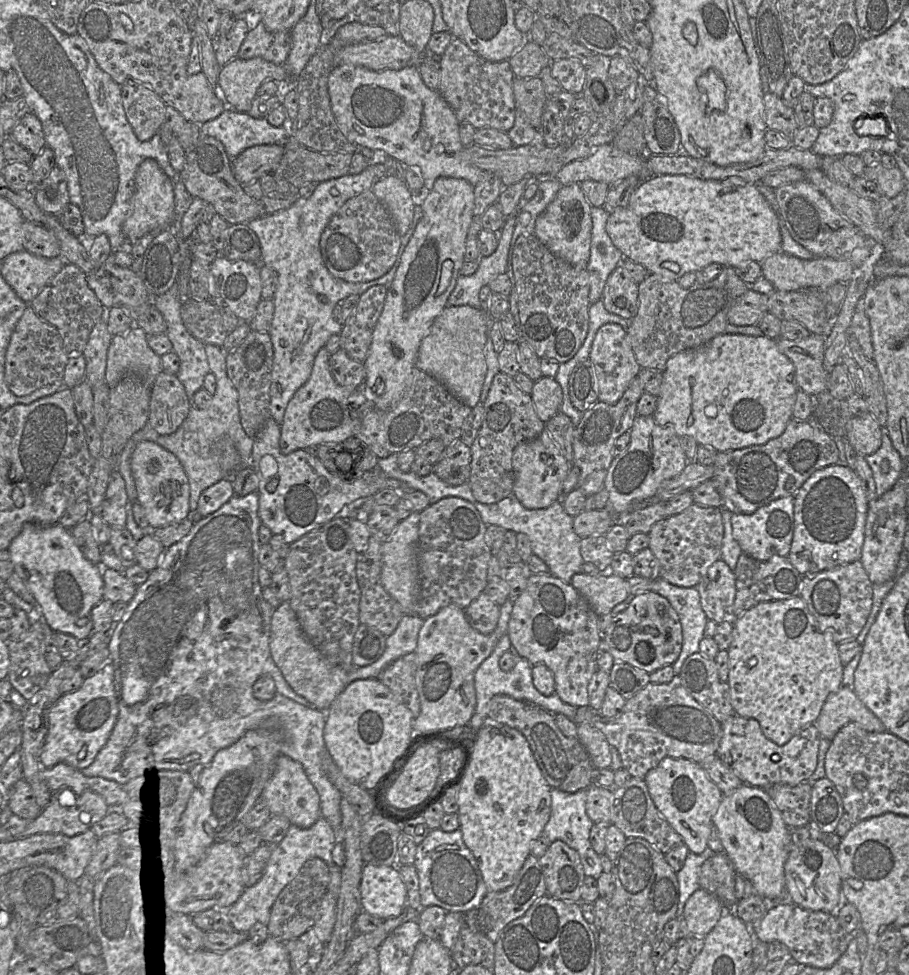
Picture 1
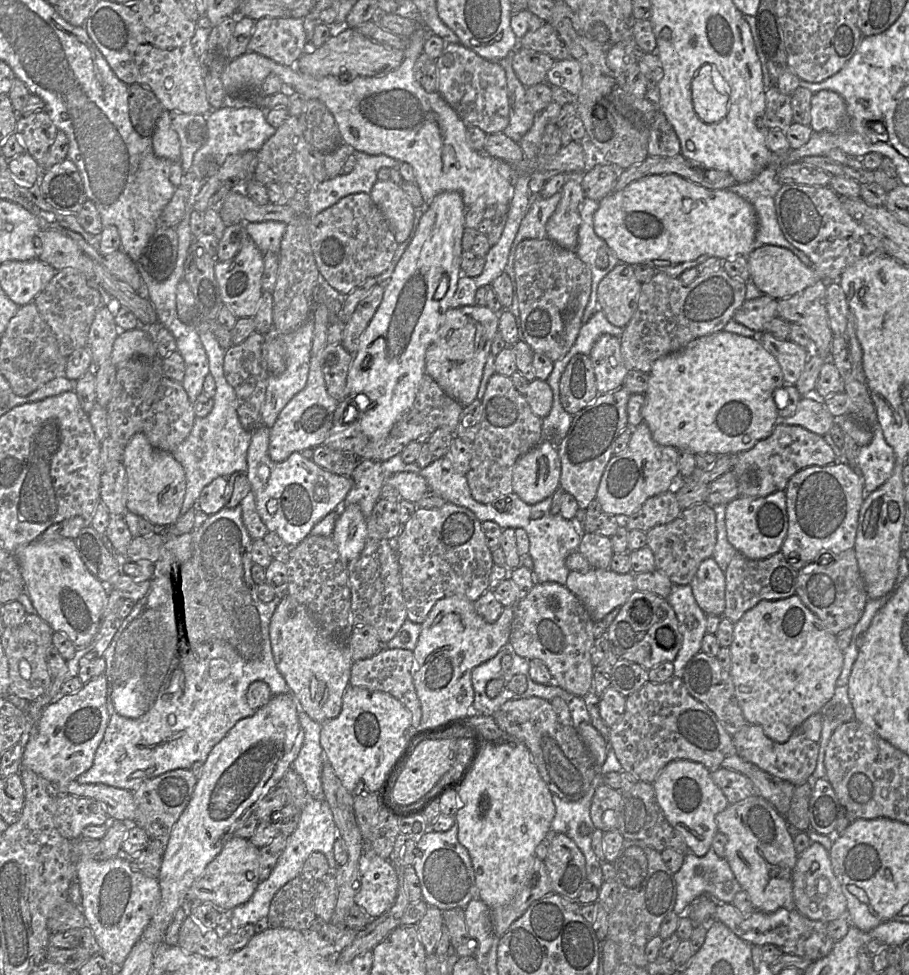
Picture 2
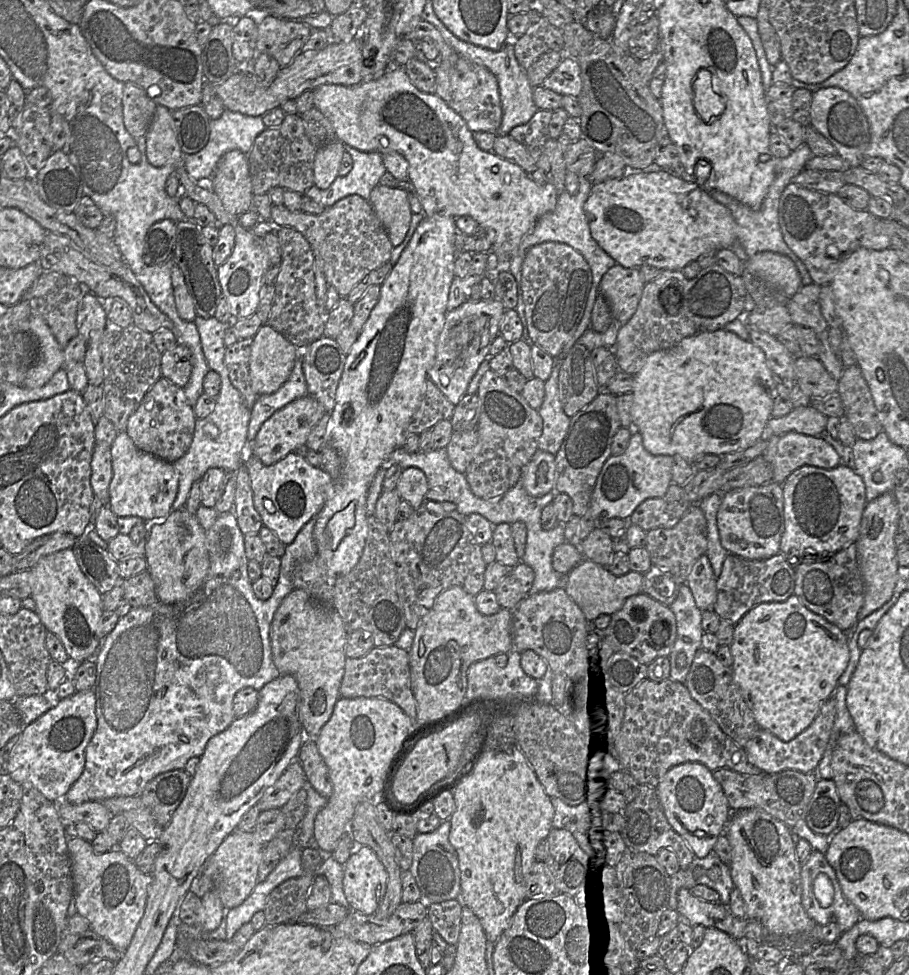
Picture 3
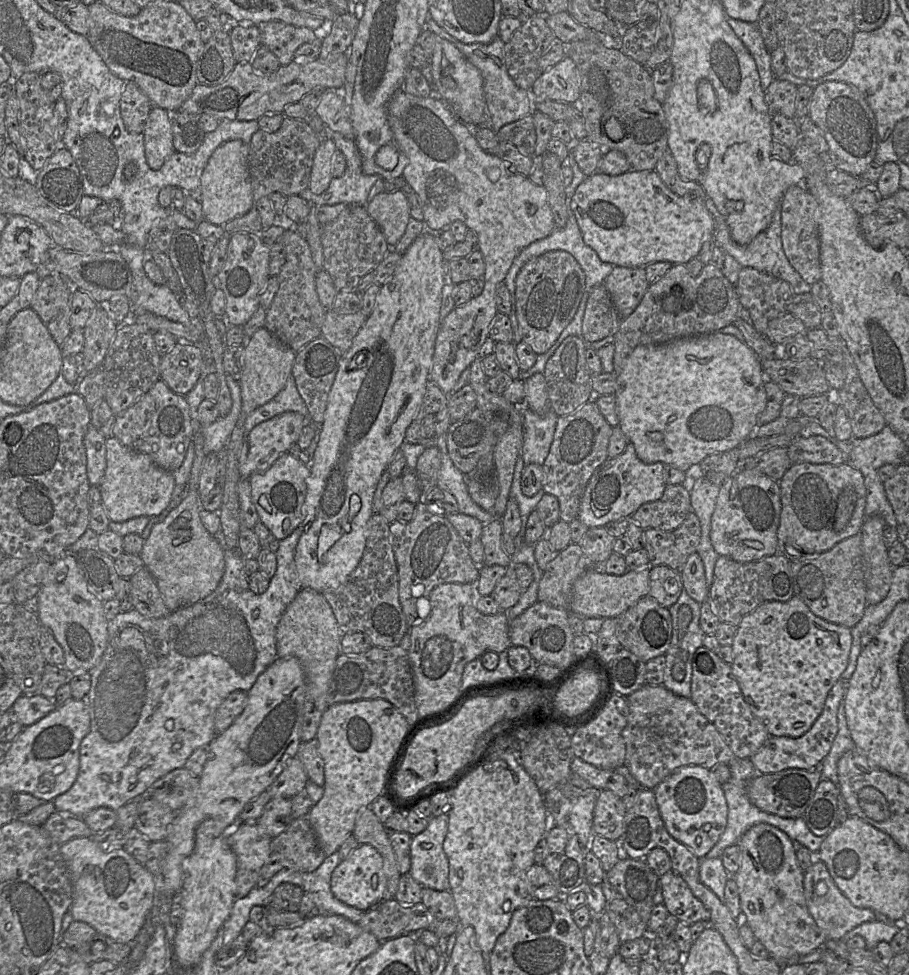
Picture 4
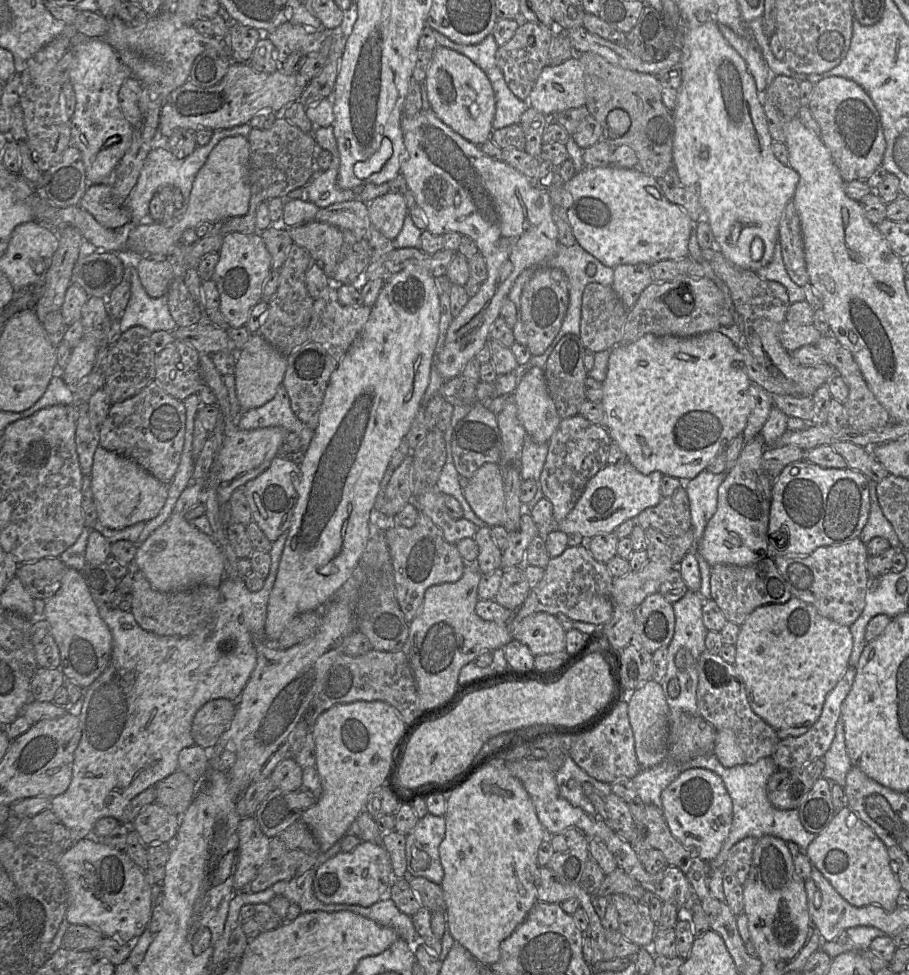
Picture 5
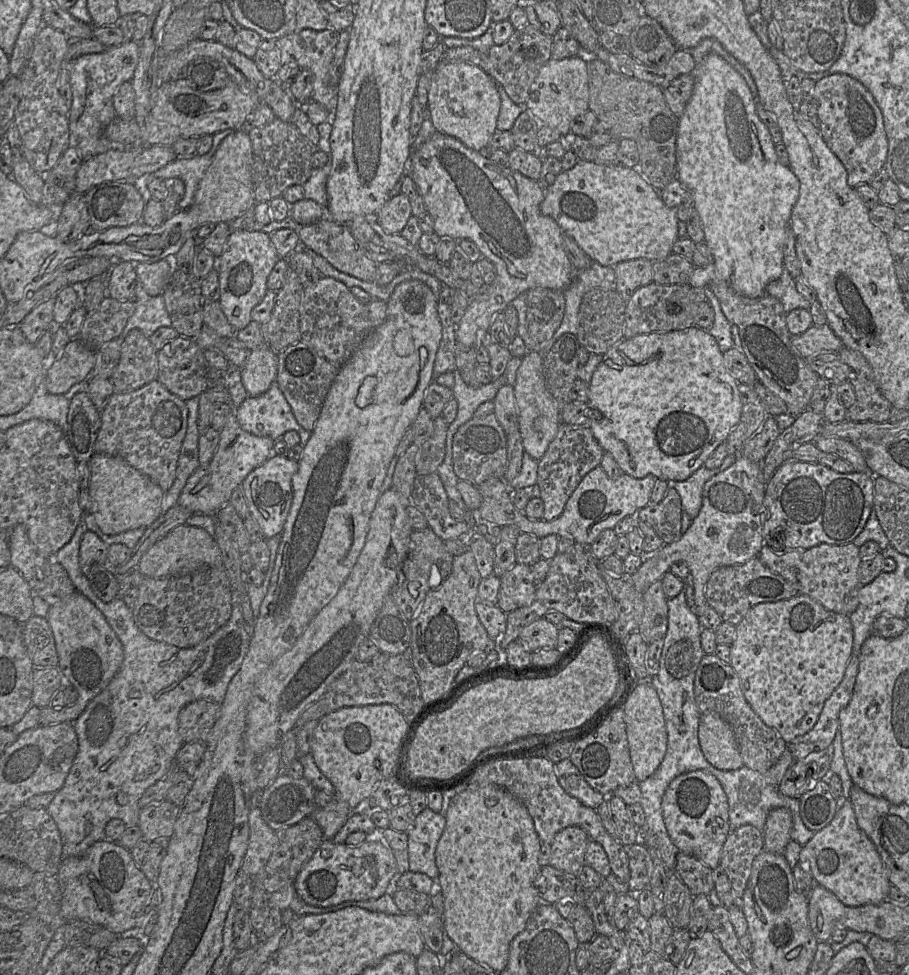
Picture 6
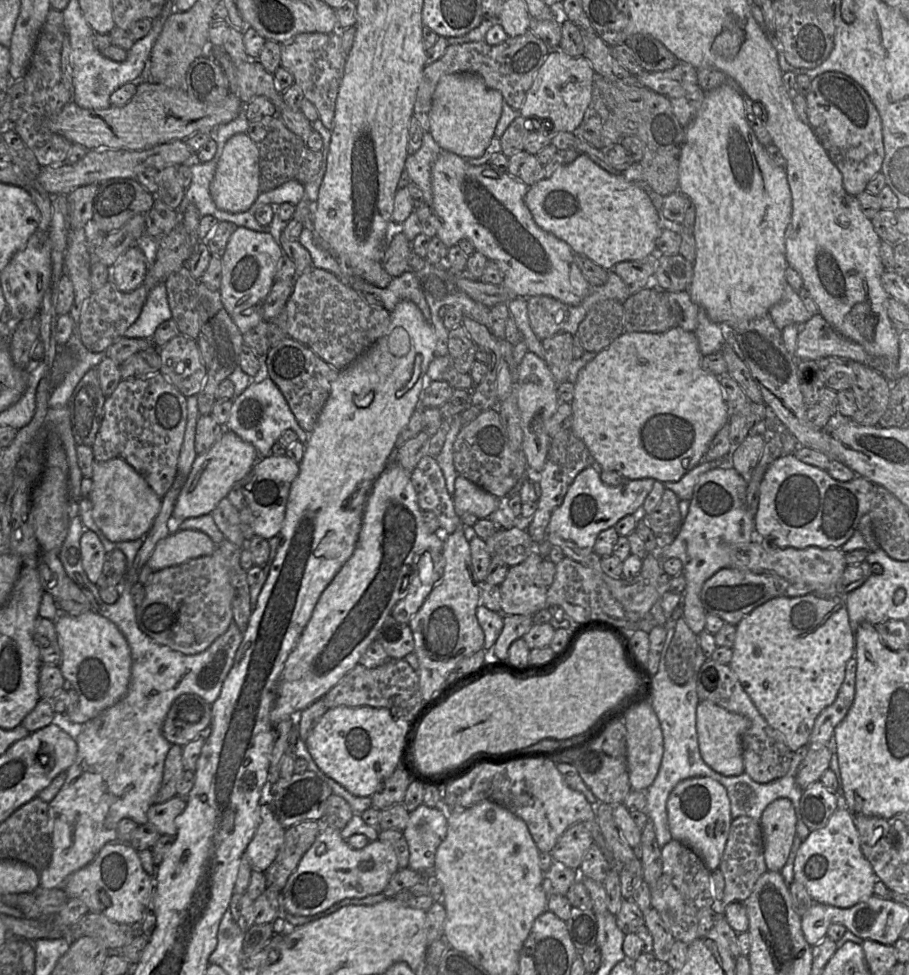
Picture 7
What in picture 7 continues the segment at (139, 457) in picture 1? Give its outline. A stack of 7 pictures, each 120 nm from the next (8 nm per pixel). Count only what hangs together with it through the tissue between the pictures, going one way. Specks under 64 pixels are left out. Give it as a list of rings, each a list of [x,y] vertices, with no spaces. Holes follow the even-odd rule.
[[[122,458],[93,462],[92,487],[88,499],[98,528],[112,542],[143,538],[161,509],[162,499],[146,480]]]

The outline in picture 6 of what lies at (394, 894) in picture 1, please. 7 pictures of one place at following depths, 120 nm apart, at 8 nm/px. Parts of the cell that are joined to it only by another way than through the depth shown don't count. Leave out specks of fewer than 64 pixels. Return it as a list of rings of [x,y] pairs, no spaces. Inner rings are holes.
[[[324,839],[312,858],[299,872],[294,888],[298,896],[307,904],[330,907],[346,901],[377,900],[387,893],[398,876],[397,862],[393,852],[382,840],[366,840],[360,845],[348,846]]]

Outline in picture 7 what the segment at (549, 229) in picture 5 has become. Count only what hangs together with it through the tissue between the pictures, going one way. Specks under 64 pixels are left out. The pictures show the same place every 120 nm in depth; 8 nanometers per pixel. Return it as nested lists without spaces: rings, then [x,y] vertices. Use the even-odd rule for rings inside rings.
[[[442,150],[432,166],[432,213],[438,218],[437,236],[450,248],[462,239],[470,240],[476,251],[495,262],[503,273],[503,285],[516,297],[547,295],[568,306],[579,305],[588,294],[591,284],[581,273],[574,259],[574,252],[563,240],[541,229],[525,204],[530,188],[518,177],[502,173],[489,163],[480,166],[469,164],[452,152]]]

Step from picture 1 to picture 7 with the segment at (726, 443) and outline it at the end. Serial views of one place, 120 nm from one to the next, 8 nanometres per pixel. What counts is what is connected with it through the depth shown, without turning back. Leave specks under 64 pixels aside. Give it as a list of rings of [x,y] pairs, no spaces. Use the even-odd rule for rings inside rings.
[[[678,326],[662,333],[625,331],[579,371],[571,402],[571,430],[585,443],[600,470],[616,471],[627,479],[677,482],[703,460],[716,433],[729,422],[731,411],[719,377],[703,369],[703,357],[695,333]]]

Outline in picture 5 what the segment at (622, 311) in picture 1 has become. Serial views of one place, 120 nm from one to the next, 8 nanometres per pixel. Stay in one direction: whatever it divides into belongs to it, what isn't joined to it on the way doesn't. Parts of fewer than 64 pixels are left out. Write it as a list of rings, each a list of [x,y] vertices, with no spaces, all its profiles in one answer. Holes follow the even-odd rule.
[[[645,263],[622,264],[614,268],[612,288],[627,309],[631,309],[643,290],[653,282],[650,266]]]

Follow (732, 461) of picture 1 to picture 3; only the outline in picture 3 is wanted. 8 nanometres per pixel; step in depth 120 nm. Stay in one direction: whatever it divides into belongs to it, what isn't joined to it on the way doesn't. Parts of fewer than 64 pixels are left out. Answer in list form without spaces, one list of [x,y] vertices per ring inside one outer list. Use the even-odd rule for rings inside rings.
[[[788,432],[783,435],[766,433],[764,439],[767,447],[762,456],[772,467],[772,481],[780,485],[801,466],[831,469],[841,463],[837,451],[821,437]]]

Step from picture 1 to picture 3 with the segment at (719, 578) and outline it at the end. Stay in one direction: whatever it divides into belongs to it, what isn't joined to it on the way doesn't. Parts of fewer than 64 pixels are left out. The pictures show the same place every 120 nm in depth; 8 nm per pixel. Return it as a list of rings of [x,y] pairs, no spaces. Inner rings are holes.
[[[700,556],[692,566],[685,583],[701,611],[713,609],[717,599],[716,581],[717,578],[714,576],[708,557]]]

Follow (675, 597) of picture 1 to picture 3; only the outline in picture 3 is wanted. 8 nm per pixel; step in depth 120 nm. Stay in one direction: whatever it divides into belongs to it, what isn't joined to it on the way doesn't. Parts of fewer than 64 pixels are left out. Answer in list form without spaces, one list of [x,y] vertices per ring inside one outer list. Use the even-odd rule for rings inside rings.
[[[682,583],[676,599],[668,606],[676,620],[676,640],[668,656],[670,662],[669,680],[683,683],[689,673],[695,653],[701,648],[704,631],[701,625],[702,611],[696,606],[690,588]],[[679,653],[686,657],[686,665],[677,667]]]

